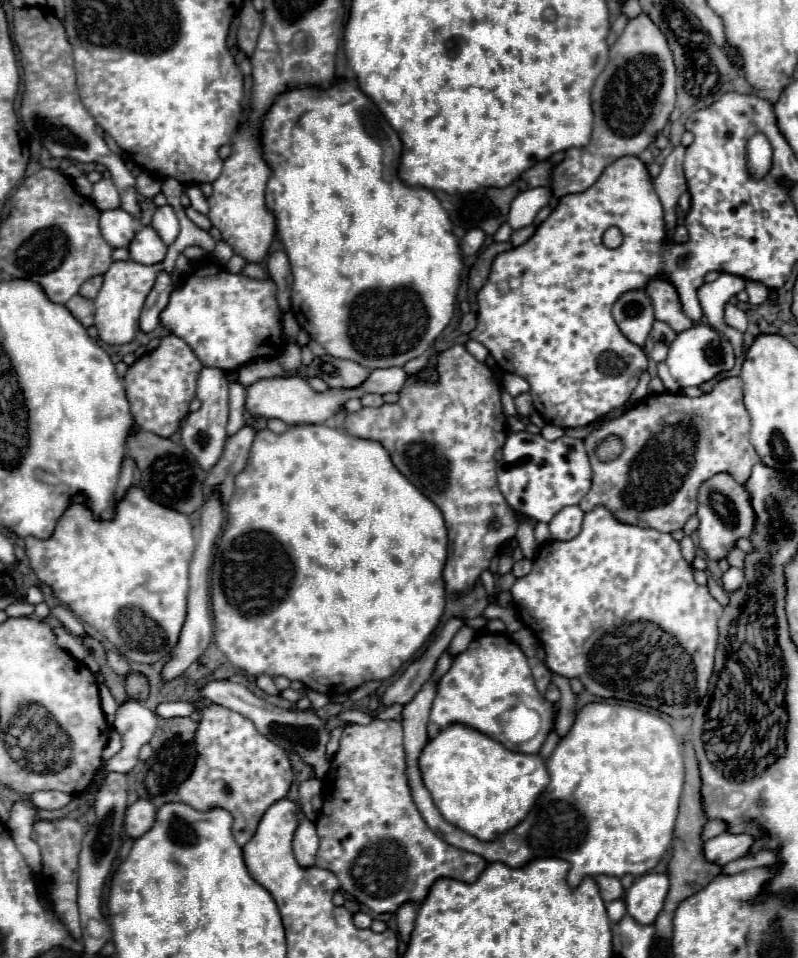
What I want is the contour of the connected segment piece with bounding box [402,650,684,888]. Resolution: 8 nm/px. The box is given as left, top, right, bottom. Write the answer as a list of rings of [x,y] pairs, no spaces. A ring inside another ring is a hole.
[[[446,650],[438,658],[430,680],[402,712],[406,776],[414,804],[428,828],[456,848],[476,852],[486,862],[500,862],[510,868],[520,868],[536,856],[566,860],[572,866],[568,874],[570,888],[576,888],[586,876],[606,874],[622,878],[626,874],[642,876],[654,870],[666,856],[674,836],[684,784],[682,742],[660,716],[622,704],[588,704],[578,712],[574,726],[546,762],[550,784],[516,828],[492,842],[480,842],[442,818],[422,782],[418,756],[428,742],[426,724],[438,680],[450,670],[452,660],[454,656]]]

